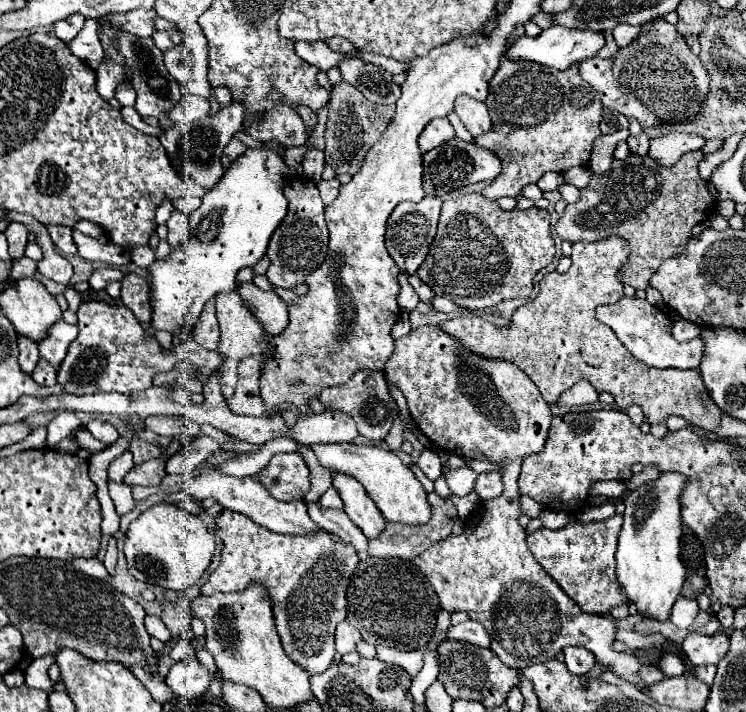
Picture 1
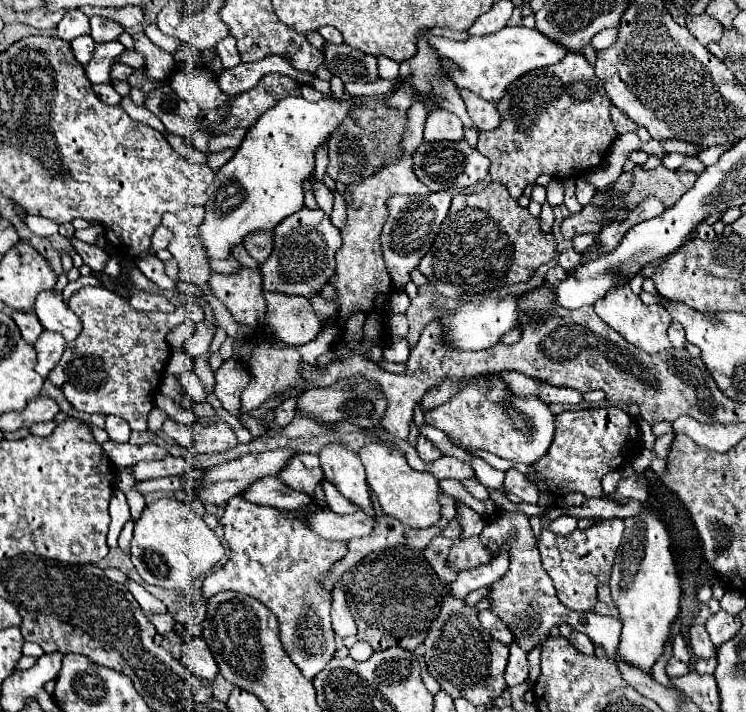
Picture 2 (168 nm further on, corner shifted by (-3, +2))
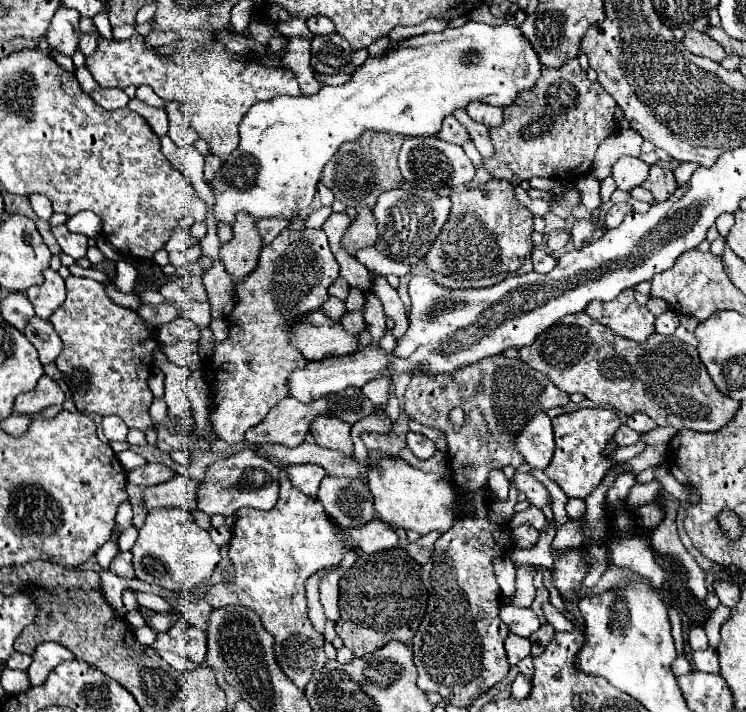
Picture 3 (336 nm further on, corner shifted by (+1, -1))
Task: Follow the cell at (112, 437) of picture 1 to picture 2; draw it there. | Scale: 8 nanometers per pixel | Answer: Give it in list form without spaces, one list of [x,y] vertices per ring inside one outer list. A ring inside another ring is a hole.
[[[107,416],[105,430],[107,430],[109,438],[115,440],[115,442],[127,442],[129,434],[131,434],[129,424],[123,418],[119,418],[119,416]]]

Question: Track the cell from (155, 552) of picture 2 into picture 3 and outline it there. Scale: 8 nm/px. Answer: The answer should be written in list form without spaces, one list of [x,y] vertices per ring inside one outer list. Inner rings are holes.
[[[179,507],[151,511],[139,531],[135,545],[131,547],[131,553],[137,579],[157,583],[171,591],[191,591],[197,585],[207,583],[221,559],[219,547],[211,541],[209,533],[195,525],[189,511]]]

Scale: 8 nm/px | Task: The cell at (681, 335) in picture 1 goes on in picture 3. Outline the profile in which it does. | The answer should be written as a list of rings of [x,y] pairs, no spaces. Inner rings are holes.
[[[667,311],[659,317],[655,317],[655,331],[663,333],[663,335],[671,335],[679,325],[679,317],[675,311]]]

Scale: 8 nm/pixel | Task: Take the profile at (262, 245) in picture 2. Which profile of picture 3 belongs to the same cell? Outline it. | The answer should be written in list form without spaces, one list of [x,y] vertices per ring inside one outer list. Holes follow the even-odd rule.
[[[279,217],[257,221],[259,233],[261,233],[261,237],[263,237],[263,243],[265,243],[265,245],[267,245],[267,243],[271,243],[271,241],[273,241],[273,237],[275,237],[277,233],[281,233],[289,223],[291,223],[291,221],[287,221],[287,219],[279,219]]]

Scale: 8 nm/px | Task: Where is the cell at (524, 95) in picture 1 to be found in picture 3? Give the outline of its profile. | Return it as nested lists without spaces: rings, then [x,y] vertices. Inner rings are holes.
[[[569,59],[559,69],[541,69],[541,77],[537,79],[537,85],[531,91],[521,93],[513,105],[505,107],[503,125],[491,129],[491,139],[497,153],[493,159],[485,159],[483,167],[495,179],[505,179],[511,181],[513,185],[519,185],[521,181],[533,177],[573,181],[591,171],[593,157],[599,143],[607,139],[611,133],[615,133],[615,119],[613,119],[615,107],[617,107],[615,99],[607,95],[597,81],[587,79],[587,73],[579,67],[577,59]]]

